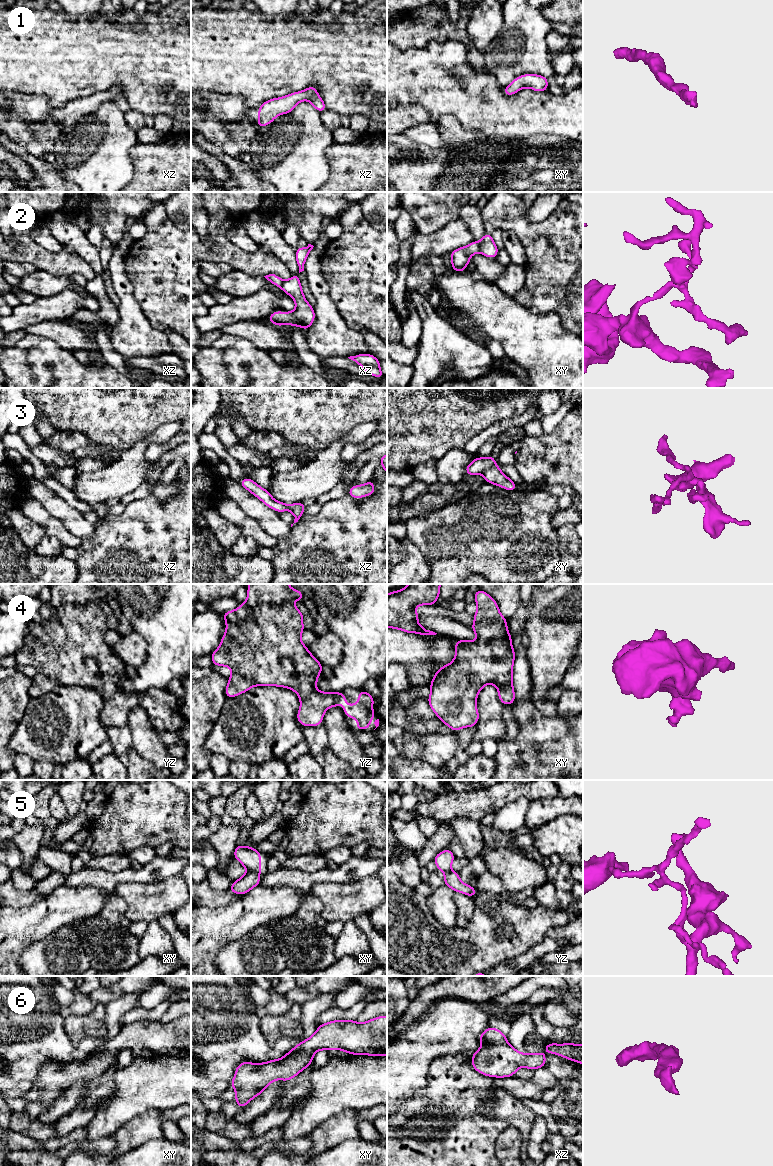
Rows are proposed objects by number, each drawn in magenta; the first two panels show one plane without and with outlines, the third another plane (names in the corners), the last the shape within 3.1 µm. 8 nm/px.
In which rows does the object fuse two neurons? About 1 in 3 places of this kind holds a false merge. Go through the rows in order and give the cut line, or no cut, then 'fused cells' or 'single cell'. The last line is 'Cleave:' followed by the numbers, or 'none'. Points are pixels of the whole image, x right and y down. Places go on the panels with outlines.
1: no cut | single cell
2: xy (477, 242), (480, 251) | fused cells
3: xy (496, 465), (487, 468), (482, 473) | fused cells
4: no cut | single cell
5: xy (248, 870), (259, 873) | fused cells
6: no cut | single cell
Cleave: 2, 3, 5

